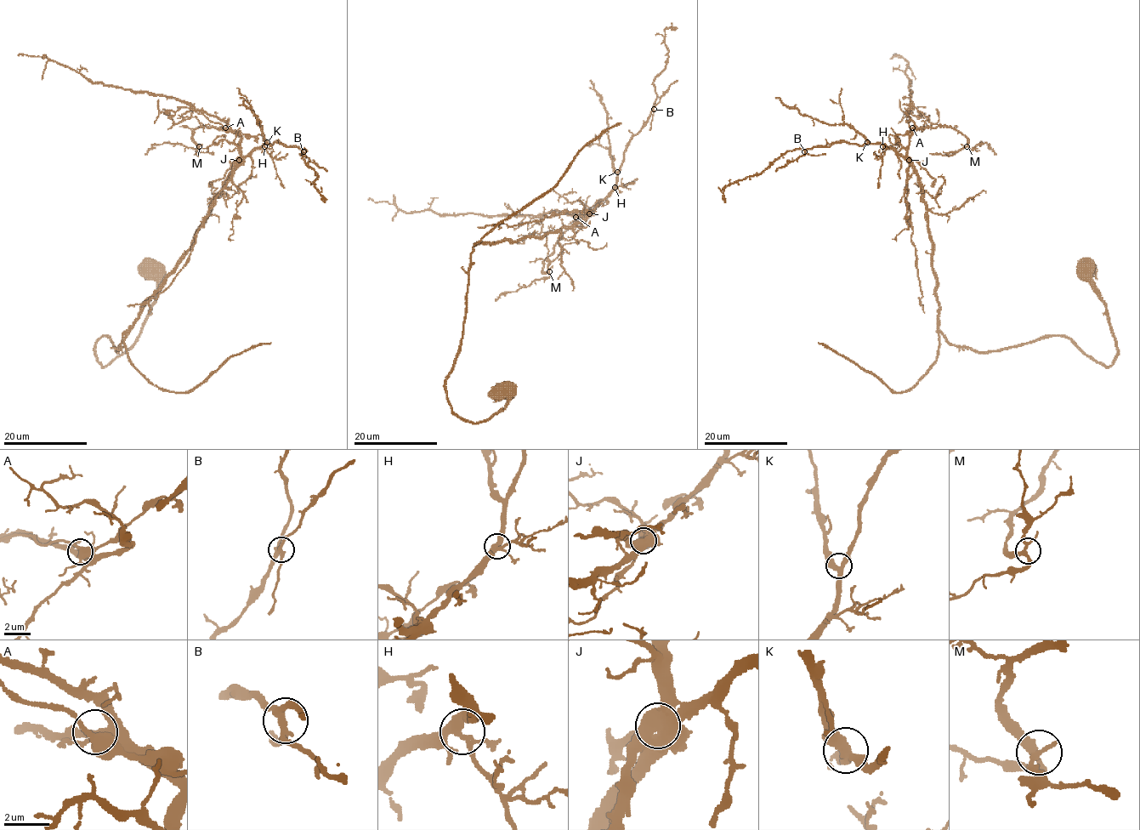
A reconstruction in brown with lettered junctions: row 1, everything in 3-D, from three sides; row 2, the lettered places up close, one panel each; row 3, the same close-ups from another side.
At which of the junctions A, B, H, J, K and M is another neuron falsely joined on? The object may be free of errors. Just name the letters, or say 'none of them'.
J

